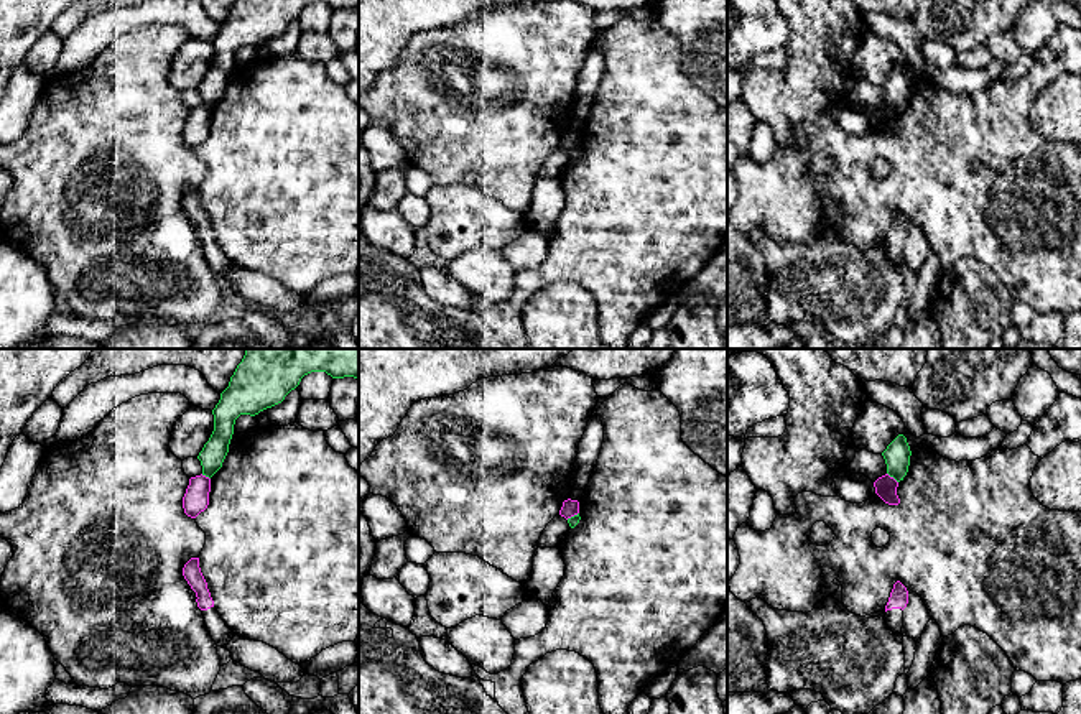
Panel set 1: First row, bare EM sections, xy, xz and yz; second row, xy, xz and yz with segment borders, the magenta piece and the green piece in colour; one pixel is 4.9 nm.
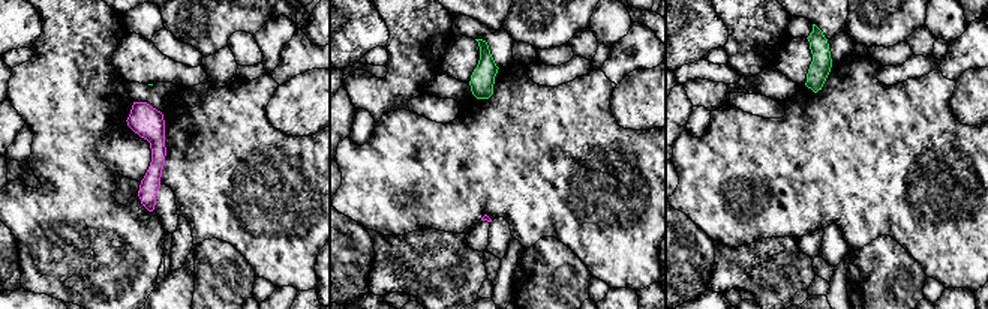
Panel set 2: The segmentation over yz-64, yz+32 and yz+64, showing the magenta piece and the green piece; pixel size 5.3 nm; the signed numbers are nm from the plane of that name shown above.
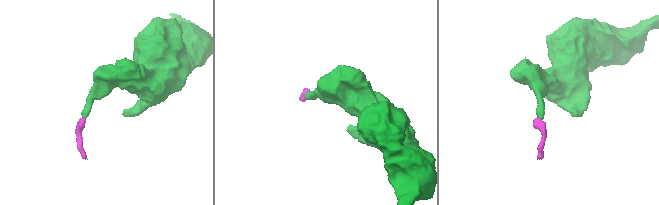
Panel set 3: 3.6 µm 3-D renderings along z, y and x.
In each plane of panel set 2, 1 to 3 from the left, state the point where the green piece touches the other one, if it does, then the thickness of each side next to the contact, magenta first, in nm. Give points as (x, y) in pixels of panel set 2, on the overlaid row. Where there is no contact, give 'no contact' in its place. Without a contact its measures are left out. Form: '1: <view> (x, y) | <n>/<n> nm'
1: no contact
2: no contact
3: no contact

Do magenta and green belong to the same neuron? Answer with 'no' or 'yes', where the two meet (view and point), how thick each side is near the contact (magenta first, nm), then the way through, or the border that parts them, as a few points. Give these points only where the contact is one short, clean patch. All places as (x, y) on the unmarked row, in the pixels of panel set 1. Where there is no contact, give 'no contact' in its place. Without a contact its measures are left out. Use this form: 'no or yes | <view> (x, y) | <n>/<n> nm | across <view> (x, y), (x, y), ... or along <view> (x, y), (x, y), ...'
no | yz (892, 109) | 110/130 nm | along yz (887, 104), (897, 114)

